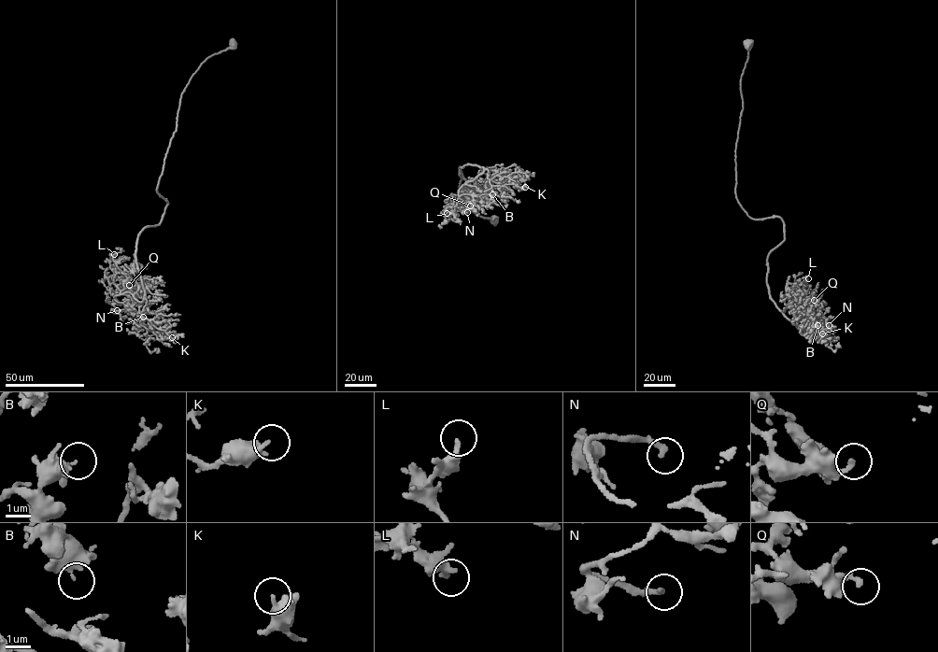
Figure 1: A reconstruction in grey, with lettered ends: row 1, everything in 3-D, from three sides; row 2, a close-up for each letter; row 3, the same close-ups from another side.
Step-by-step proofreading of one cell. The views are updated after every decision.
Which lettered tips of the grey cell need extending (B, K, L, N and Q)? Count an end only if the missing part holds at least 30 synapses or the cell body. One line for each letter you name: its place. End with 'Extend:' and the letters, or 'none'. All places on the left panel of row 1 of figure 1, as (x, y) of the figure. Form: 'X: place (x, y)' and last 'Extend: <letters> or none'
N: place (117, 310)
Extend: N

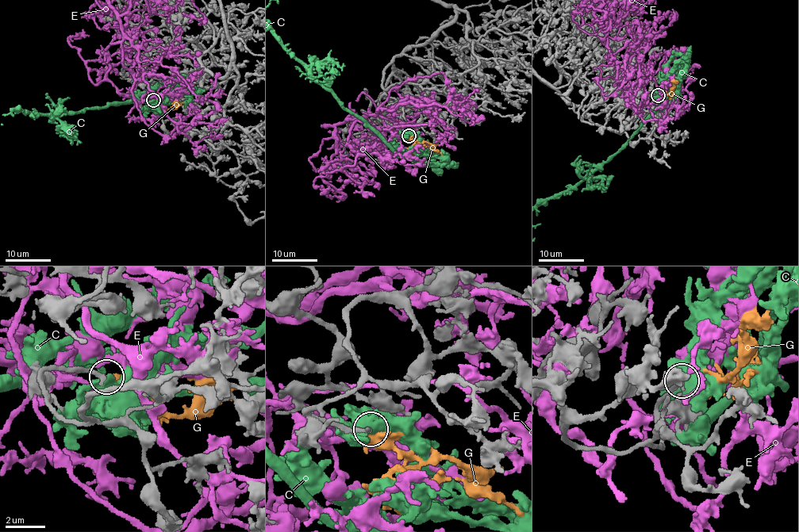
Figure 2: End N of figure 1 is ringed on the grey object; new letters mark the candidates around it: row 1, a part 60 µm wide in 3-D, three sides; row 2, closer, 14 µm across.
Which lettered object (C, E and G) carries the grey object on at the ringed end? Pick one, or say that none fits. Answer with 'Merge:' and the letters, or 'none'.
Merge: none

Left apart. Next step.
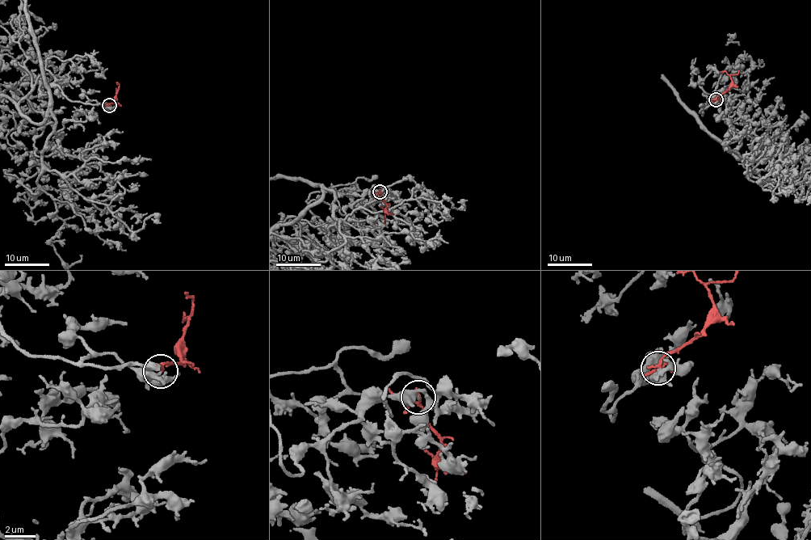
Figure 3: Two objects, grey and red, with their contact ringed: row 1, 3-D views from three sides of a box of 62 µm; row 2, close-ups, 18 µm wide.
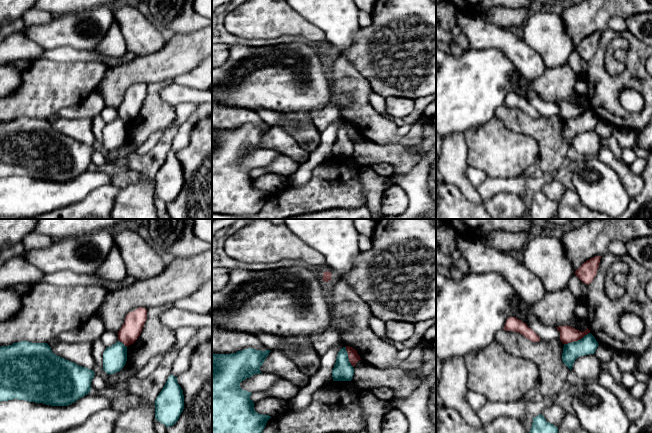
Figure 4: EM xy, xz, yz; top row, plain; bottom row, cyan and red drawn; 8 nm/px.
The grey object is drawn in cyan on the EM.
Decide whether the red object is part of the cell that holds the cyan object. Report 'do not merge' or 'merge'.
do not merge

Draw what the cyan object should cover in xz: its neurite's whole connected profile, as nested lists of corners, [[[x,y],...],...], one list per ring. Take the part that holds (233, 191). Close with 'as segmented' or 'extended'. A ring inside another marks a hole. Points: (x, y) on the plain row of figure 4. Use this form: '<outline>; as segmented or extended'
[[[244,125],[231,130],[212,129],[212,212],[218,214],[250,217],[257,214],[264,206],[269,191],[259,190],[254,185],[254,178],[250,175],[251,168],[243,166],[240,159],[255,150],[262,149],[260,143],[263,141],[270,126]]]; as segmented

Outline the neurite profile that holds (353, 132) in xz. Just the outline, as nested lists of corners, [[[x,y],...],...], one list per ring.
[[[345,122],[345,123],[346,123],[346,127],[348,129],[349,138],[354,143],[356,141],[356,139],[359,136],[361,136],[361,134],[360,134],[360,132],[358,131],[358,129],[355,125],[353,125],[350,122]]]

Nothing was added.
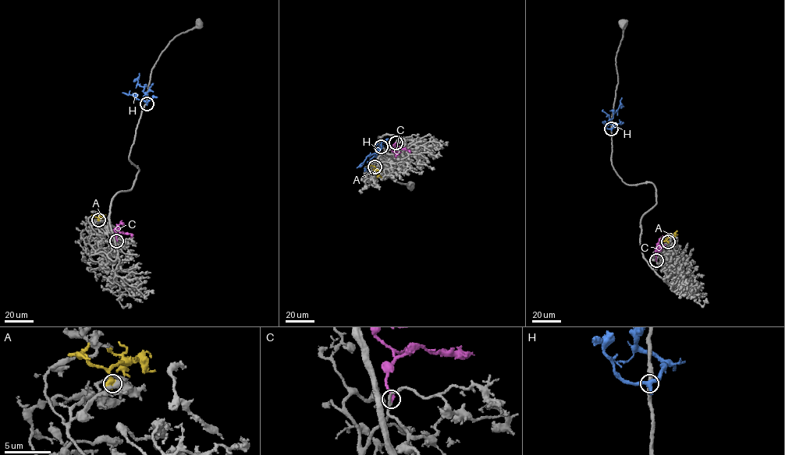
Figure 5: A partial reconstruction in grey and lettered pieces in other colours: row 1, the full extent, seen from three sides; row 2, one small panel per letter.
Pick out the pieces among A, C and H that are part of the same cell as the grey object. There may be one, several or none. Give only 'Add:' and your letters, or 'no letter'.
Add: C

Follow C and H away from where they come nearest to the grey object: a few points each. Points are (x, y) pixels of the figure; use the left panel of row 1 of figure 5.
C: (116, 241), (117, 234), (115, 231), (122, 220)
H: (147, 104), (143, 99), (143, 87), (138, 83), (139, 73)

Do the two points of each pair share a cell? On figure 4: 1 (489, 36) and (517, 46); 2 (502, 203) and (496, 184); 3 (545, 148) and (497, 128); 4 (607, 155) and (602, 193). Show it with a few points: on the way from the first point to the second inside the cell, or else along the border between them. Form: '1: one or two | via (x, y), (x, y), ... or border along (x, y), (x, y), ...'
1: one | via (496, 37), (510, 44)
2: two | border along (520, 196), (509, 192), (498, 192), (483, 202)
3: two | border along (517, 132), (529, 135), (536, 142), (538, 158)
4: two | border along (596, 156), (612, 168), (621, 182)

